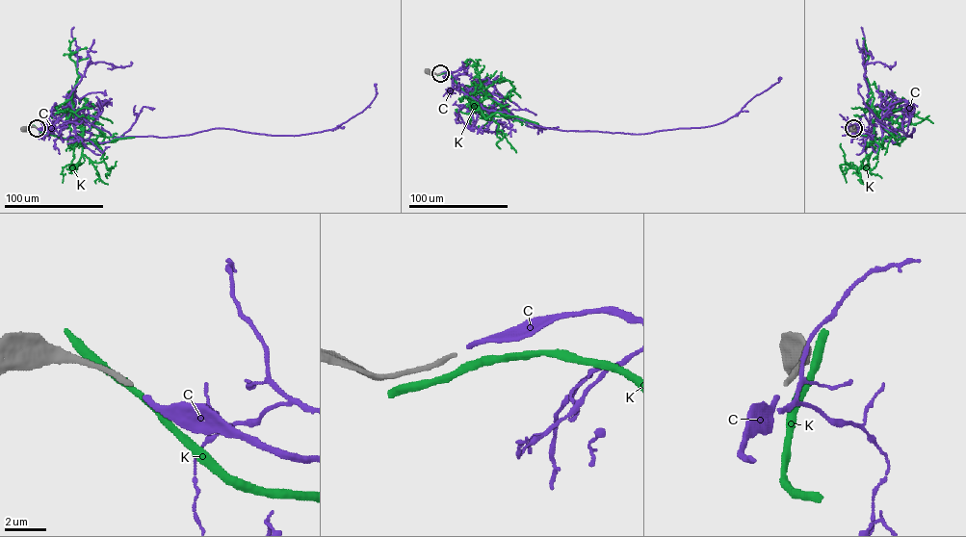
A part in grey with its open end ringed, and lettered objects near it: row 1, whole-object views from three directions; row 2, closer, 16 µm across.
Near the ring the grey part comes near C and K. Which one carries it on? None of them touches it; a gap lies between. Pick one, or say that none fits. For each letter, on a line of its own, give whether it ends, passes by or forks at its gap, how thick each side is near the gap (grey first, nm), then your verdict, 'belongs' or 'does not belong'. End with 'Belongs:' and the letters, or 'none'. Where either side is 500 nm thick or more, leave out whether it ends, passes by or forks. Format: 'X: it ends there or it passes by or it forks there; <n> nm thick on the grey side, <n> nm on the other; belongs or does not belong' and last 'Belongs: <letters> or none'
C: it ends there; 240 nm thick on the grey side, 260 nm on the other; belongs
K: it passes by; 240 nm thick on the grey side, 340 nm on the other; does not belong
Belongs: C

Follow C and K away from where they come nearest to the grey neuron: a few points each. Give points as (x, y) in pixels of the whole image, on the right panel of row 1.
C: (853, 128), (852, 131), (893, 142), (911, 137), (915, 129), (908, 136), (881, 122), (864, 103), (858, 84)
K: (854, 128), (854, 133), (874, 138), (894, 137), (899, 145), (871, 108), (863, 38)

